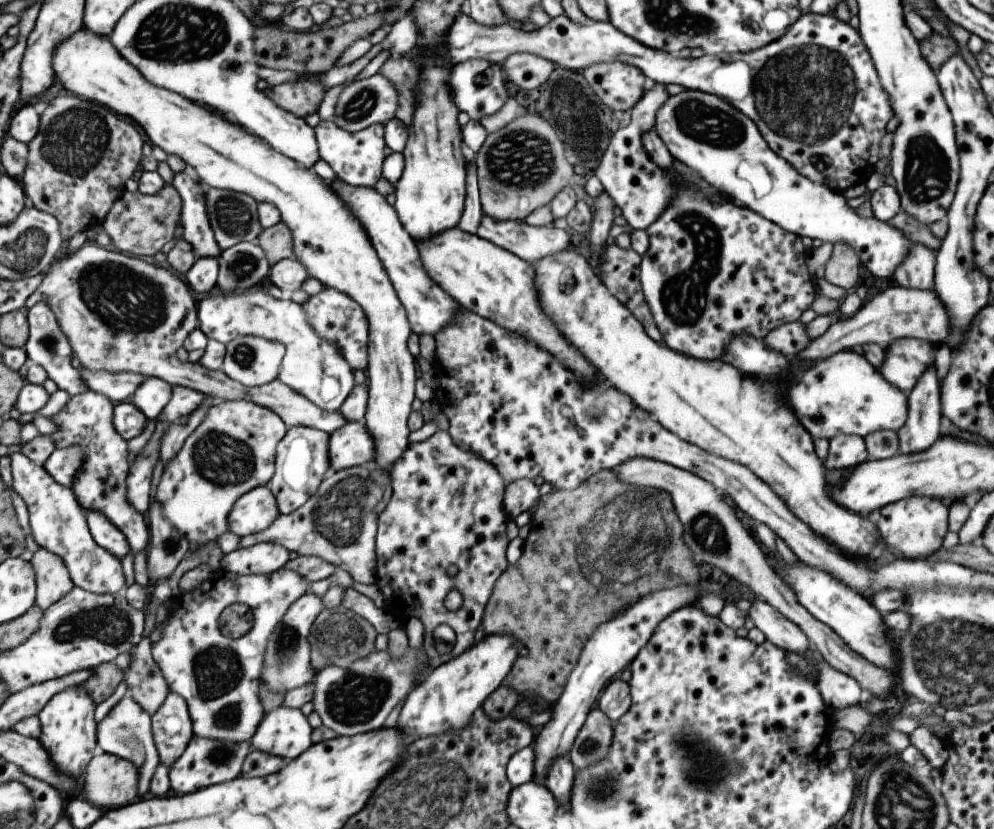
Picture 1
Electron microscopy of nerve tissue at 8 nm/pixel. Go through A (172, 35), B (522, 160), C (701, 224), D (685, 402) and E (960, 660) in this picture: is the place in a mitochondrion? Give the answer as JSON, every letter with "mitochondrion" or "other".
{"A":"mitochondrion","B":"mitochondrion","C":"mitochondrion","D":"other","E":"mitochondrion"}

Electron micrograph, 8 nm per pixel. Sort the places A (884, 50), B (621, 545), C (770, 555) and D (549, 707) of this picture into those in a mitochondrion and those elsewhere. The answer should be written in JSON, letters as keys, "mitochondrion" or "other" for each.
{"A":"other","B":"mitochondrion","C":"other","D":"other"}

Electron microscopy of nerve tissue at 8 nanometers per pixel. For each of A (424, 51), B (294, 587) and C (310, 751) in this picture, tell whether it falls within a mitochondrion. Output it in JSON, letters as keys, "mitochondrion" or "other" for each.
{"A":"other","B":"other","C":"other"}

